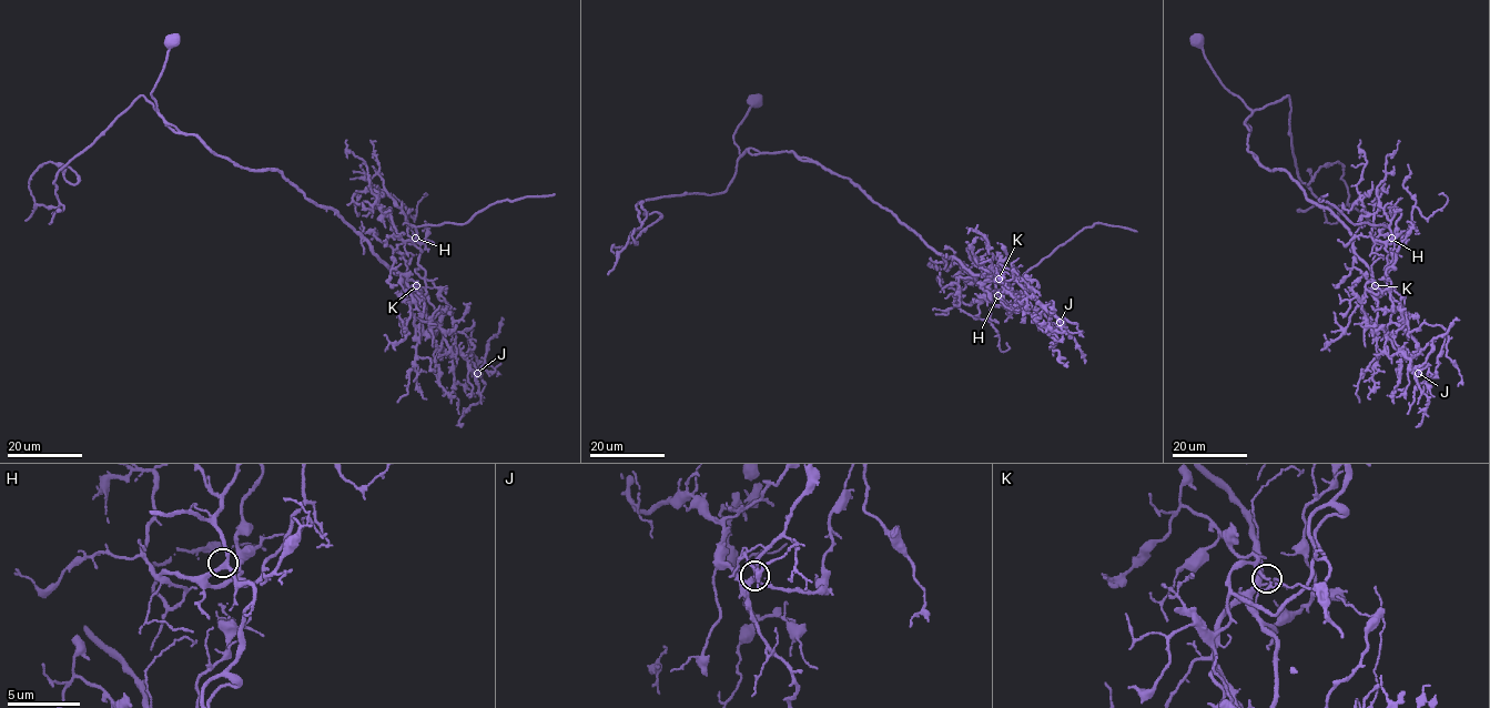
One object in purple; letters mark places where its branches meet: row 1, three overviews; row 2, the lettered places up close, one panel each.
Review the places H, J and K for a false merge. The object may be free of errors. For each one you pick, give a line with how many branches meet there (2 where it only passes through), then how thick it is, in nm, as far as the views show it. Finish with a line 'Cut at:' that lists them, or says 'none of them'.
K: Branches: 3. Thickness 130 nm
Cut at: K

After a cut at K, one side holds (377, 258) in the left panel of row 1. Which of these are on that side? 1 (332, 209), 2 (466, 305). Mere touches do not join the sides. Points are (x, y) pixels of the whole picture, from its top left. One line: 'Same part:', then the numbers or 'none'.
Same part: 1

